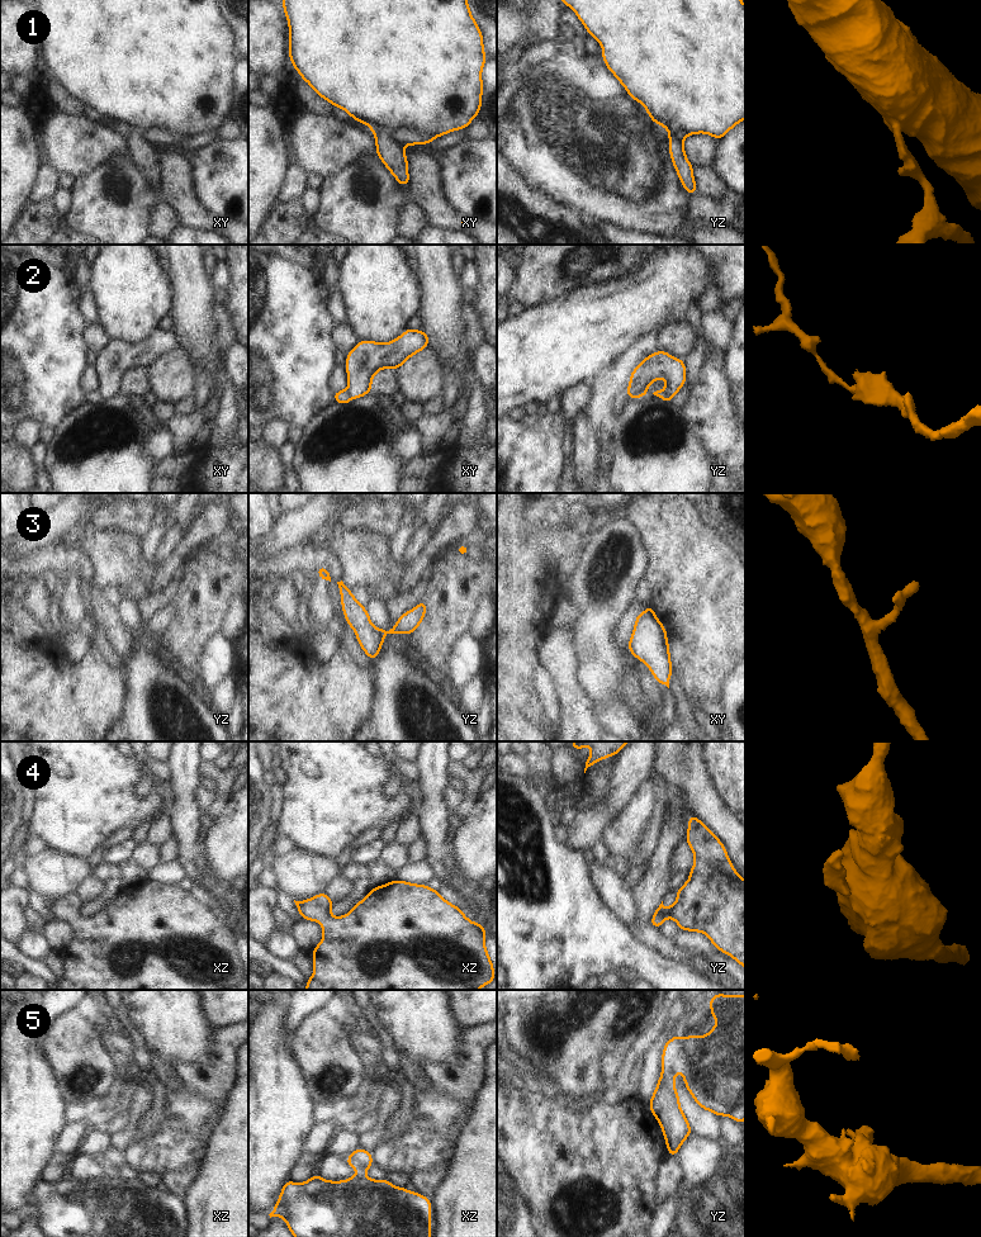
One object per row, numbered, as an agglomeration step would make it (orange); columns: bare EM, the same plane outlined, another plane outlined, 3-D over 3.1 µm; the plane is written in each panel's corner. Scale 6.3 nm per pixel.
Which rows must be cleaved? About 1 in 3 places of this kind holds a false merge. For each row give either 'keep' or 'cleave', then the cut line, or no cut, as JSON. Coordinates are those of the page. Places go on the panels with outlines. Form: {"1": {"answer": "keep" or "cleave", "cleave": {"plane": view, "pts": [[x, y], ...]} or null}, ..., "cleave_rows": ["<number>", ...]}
{"1": {"answer": "keep", "cleave": null}, "2": {"answer": "cleave", "cleave": {"plane": "xy", "pts": [[347, 389], [351, 397]]}}, "3": {"answer": "keep", "cleave": null}, "4": {"answer": "keep", "cleave": null}, "5": {"answer": "cleave", "cleave": {"plane": "yz", "pts": [[662, 1075], [673, 1081]]}}, "cleave_rows": ["2", "5"]}

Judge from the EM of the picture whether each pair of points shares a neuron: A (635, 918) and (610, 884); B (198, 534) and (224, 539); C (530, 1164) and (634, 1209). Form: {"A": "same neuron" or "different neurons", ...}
{"A": "same neuron", "B": "different neurons", "C": "same neuron"}

